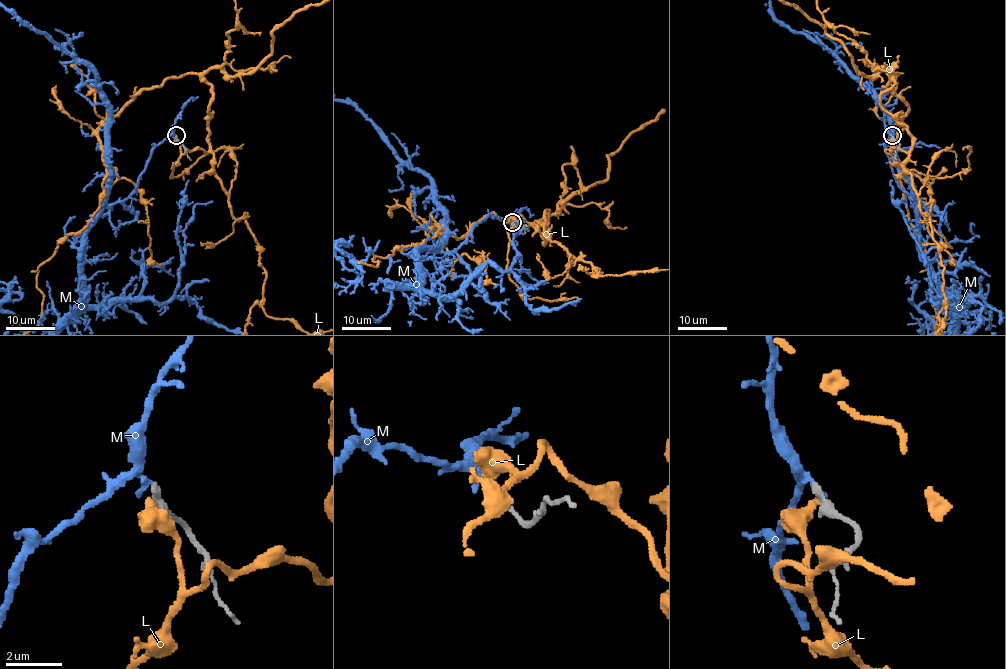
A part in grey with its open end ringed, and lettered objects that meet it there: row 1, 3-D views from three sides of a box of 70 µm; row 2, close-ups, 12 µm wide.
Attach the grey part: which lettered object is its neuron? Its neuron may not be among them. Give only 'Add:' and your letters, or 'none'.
Add: none

